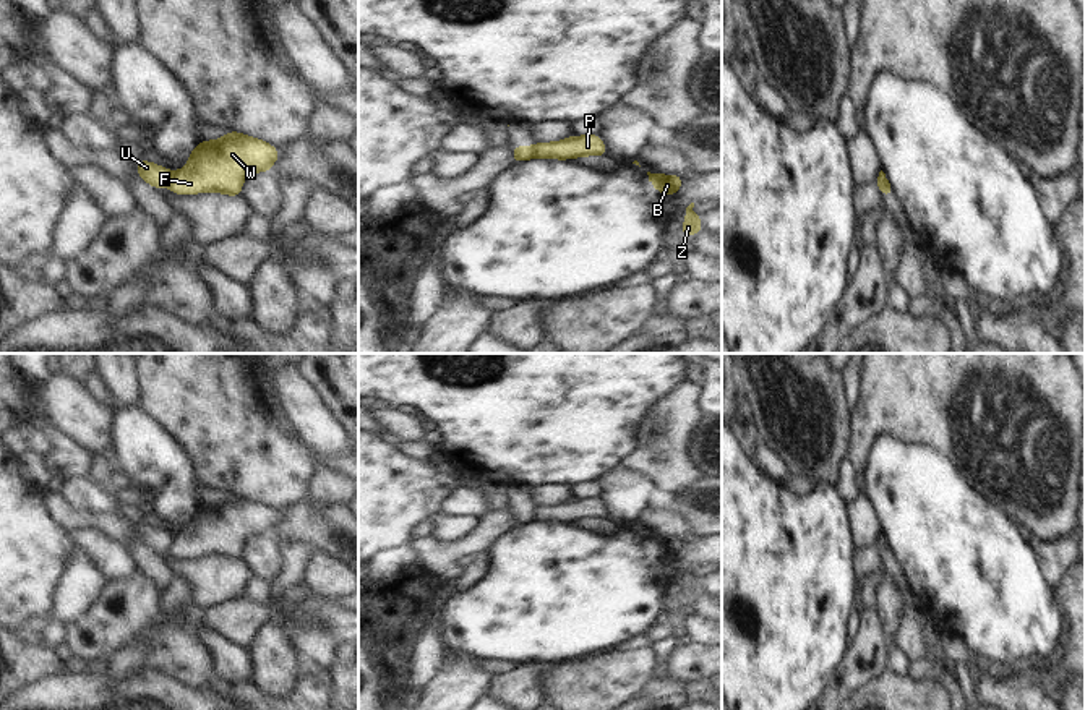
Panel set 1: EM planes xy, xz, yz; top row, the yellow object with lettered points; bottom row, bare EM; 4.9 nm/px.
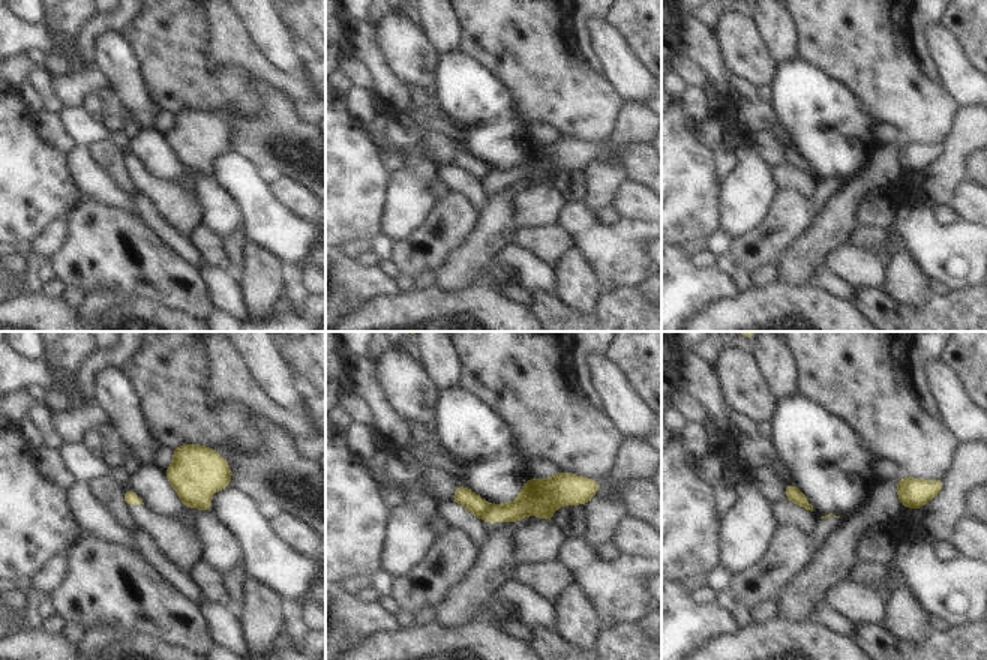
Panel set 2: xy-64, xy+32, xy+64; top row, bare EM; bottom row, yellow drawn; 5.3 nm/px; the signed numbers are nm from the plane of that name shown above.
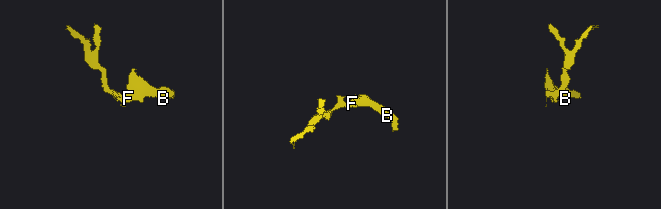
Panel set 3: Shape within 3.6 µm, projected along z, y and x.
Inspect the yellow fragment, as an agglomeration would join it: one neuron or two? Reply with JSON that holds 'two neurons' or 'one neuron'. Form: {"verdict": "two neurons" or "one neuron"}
{"verdict": "two neurons"}

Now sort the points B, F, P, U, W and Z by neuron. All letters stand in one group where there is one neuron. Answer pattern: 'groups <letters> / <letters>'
groups B F P W Z / U

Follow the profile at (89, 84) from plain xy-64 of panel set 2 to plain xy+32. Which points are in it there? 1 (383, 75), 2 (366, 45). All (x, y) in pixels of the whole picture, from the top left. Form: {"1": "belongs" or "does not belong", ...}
{"1": "belongs", "2": "belongs"}

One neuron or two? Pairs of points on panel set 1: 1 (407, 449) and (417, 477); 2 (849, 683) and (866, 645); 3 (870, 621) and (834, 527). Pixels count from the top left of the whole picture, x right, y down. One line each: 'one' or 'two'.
1: two
2: one
3: two

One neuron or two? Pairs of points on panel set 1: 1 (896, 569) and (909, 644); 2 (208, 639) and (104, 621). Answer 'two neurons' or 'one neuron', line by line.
1: one neuron
2: two neurons

